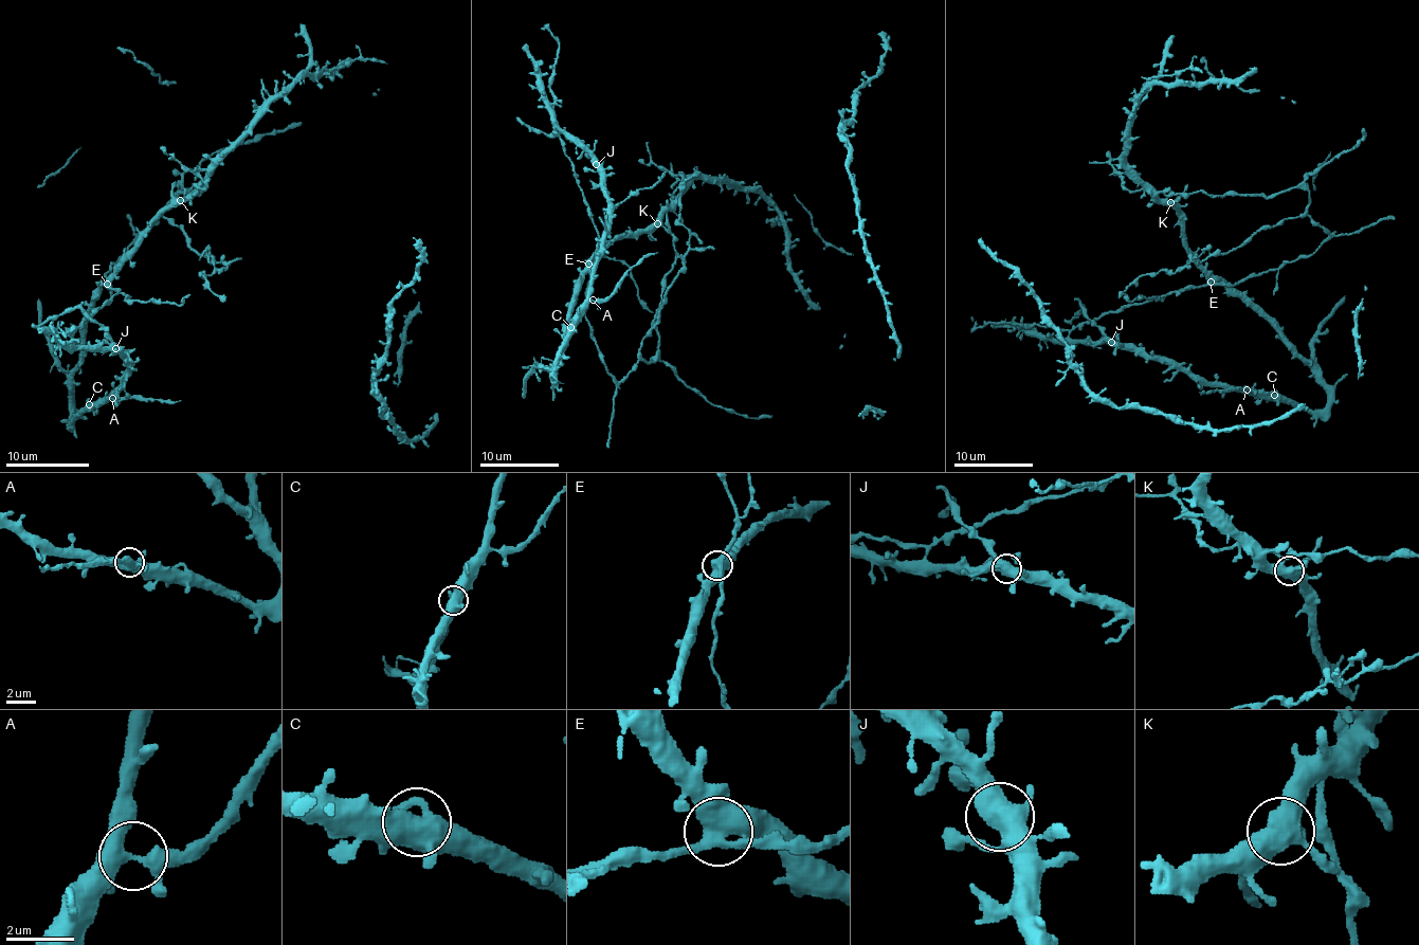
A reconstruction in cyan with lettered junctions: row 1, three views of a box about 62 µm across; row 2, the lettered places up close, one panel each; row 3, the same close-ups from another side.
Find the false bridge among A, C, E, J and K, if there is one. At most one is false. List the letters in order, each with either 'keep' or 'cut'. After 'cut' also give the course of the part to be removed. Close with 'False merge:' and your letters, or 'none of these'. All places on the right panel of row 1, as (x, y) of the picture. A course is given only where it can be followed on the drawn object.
A: keep
C: keep
E: keep
J: keep
K: keep
False merge: none of these

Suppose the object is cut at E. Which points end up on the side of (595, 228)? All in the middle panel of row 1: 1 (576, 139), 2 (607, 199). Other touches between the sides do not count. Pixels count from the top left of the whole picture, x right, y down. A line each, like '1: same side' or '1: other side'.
1: other side
2: other side

